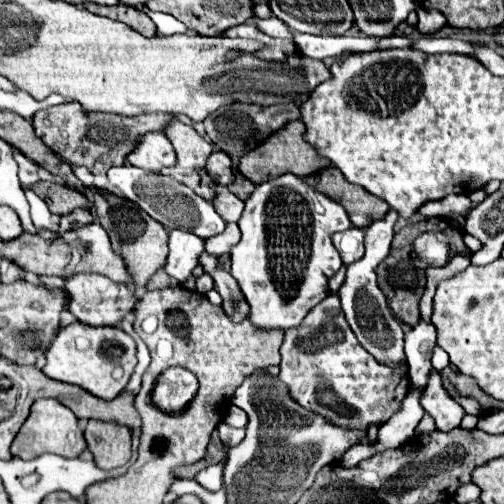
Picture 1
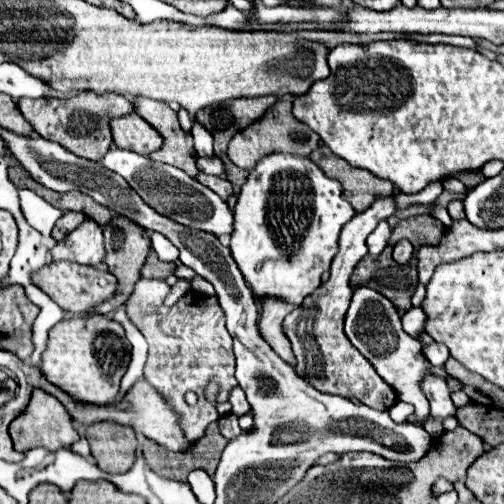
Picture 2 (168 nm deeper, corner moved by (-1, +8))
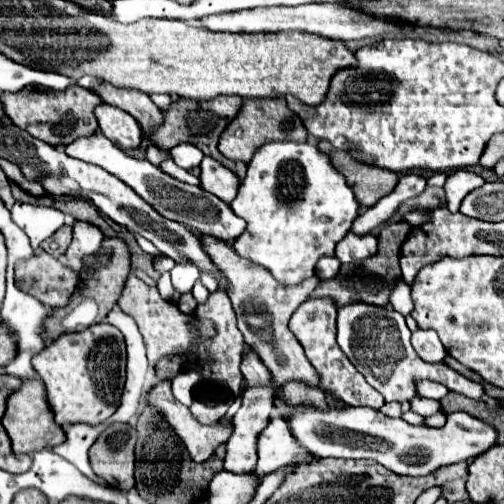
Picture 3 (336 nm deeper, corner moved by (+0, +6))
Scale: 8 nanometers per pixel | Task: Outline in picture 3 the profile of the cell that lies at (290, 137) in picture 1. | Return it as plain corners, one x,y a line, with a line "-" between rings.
244,98
242,106
240,106
240,114
236,114
236,118
226,126
224,134
220,136
218,142
218,150
230,158
230,160
242,160
242,162
250,162
254,150
260,144
266,142
276,142
276,140
294,140
294,142
304,142
308,136
308,132
304,130
304,124
300,122
298,114
292,112
286,106
284,98
268,98
268,100
256,100
256,98

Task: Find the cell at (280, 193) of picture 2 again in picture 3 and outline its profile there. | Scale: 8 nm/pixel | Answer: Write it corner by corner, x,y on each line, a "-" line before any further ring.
266,142
248,164
246,178
240,184
238,196
230,204
236,216
248,222
244,234
234,240
234,250
268,268
270,274
282,284
298,284
314,276
316,262
322,256
334,256
334,248
350,232
354,218
358,216
360,204
354,198
346,178
332,166
328,156
310,142

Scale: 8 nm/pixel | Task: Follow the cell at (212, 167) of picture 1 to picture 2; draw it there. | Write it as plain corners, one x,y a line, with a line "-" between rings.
209,156
209,158
199,158
199,170
205,174
215,174
215,176
225,176
225,164
219,156

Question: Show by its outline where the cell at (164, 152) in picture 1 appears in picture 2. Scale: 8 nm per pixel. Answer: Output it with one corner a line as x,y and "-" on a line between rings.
139,114
115,118
111,122
111,130
113,130
113,142
117,148
131,150
143,156
149,156
163,144
161,134

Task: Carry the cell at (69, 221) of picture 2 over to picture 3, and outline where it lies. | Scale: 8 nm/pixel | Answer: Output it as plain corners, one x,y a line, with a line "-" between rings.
62,226
56,234
52,234
50,238
46,238
42,244
40,244
40,248
44,250
44,252
48,252
50,256
54,256
54,258
58,258
58,256
62,256
64,254
64,250
68,248
68,244
70,244
70,240
72,240
72,226

